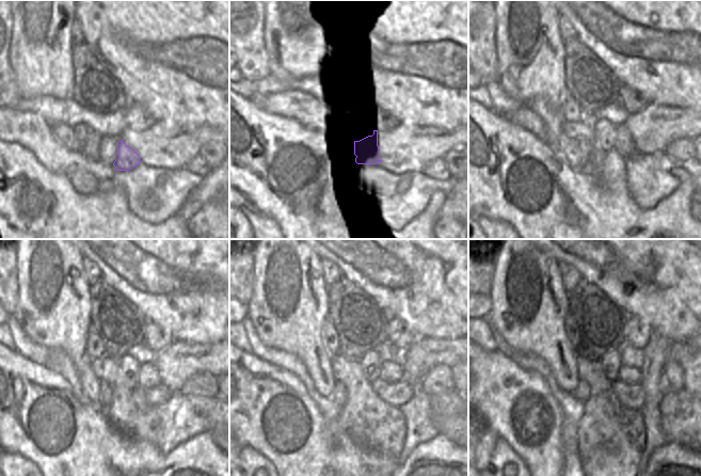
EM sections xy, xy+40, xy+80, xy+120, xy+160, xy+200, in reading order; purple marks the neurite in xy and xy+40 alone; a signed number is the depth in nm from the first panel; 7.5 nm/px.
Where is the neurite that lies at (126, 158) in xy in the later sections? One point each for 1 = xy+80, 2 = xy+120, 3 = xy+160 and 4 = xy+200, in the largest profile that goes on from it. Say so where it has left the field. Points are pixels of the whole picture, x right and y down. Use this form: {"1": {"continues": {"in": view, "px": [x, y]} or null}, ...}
{"1": {"continues": {"in": "xy+80", "px": [623, 144]}}, "2": {"continues": {"in": "xy+120", "px": [148, 377]}}, "3": {"continues": {"in": "xy+160", "px": [391, 371]}}, "4": {"continues": {"in": "xy+200", "px": [627, 375]}}}

